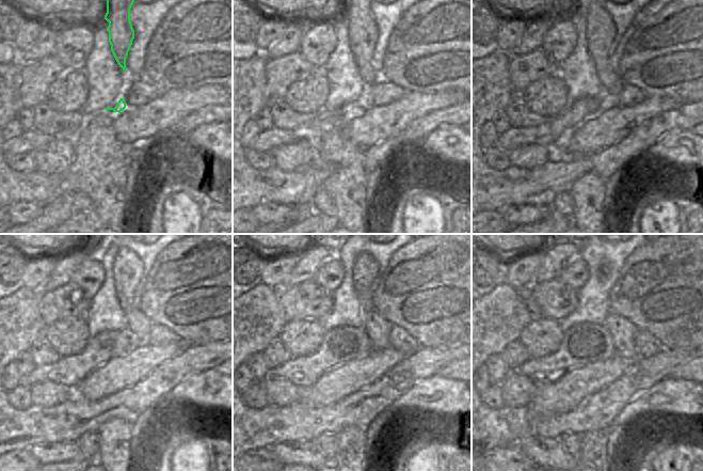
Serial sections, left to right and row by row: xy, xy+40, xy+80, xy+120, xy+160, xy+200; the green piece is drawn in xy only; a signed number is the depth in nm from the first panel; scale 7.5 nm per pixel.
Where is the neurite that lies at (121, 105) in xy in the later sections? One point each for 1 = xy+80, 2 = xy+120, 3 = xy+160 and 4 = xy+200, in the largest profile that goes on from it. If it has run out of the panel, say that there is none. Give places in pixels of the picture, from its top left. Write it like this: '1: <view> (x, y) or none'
1: xy+80 (601, 31)
2: xy+120 (127, 268)
3: xy+160 (365, 270)
4: xy+200 (622, 331)

